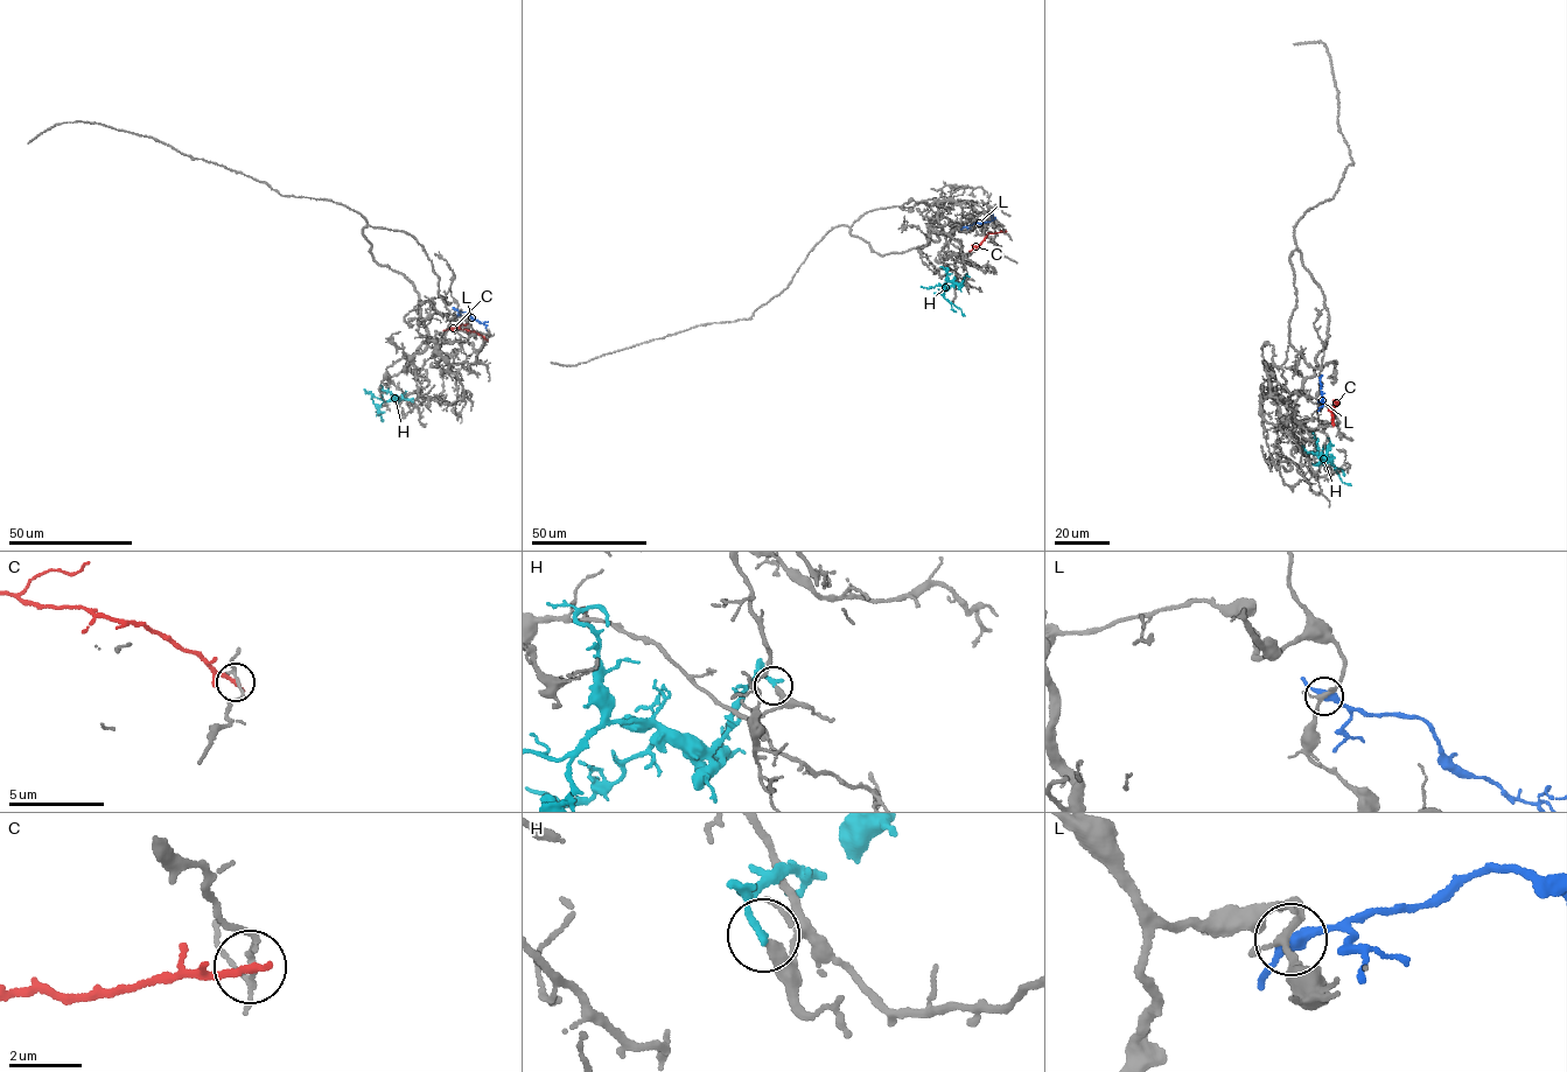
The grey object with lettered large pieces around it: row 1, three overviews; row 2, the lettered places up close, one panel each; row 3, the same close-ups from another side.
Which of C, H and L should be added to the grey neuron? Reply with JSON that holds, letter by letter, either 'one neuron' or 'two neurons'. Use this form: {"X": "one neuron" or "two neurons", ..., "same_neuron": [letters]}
{"C": "two neurons", "H": "two neurons", "L": "two neurons", "same_neuron": []}

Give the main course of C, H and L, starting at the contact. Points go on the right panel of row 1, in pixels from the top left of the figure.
C: (1334, 425), (1330, 410), (1336, 405), (1335, 401)
H: (1324, 466), (1328, 461), (1317, 454), (1333, 466), (1343, 482), (1350, 484)
L: (1320, 378), (1323, 403), (1317, 411)

